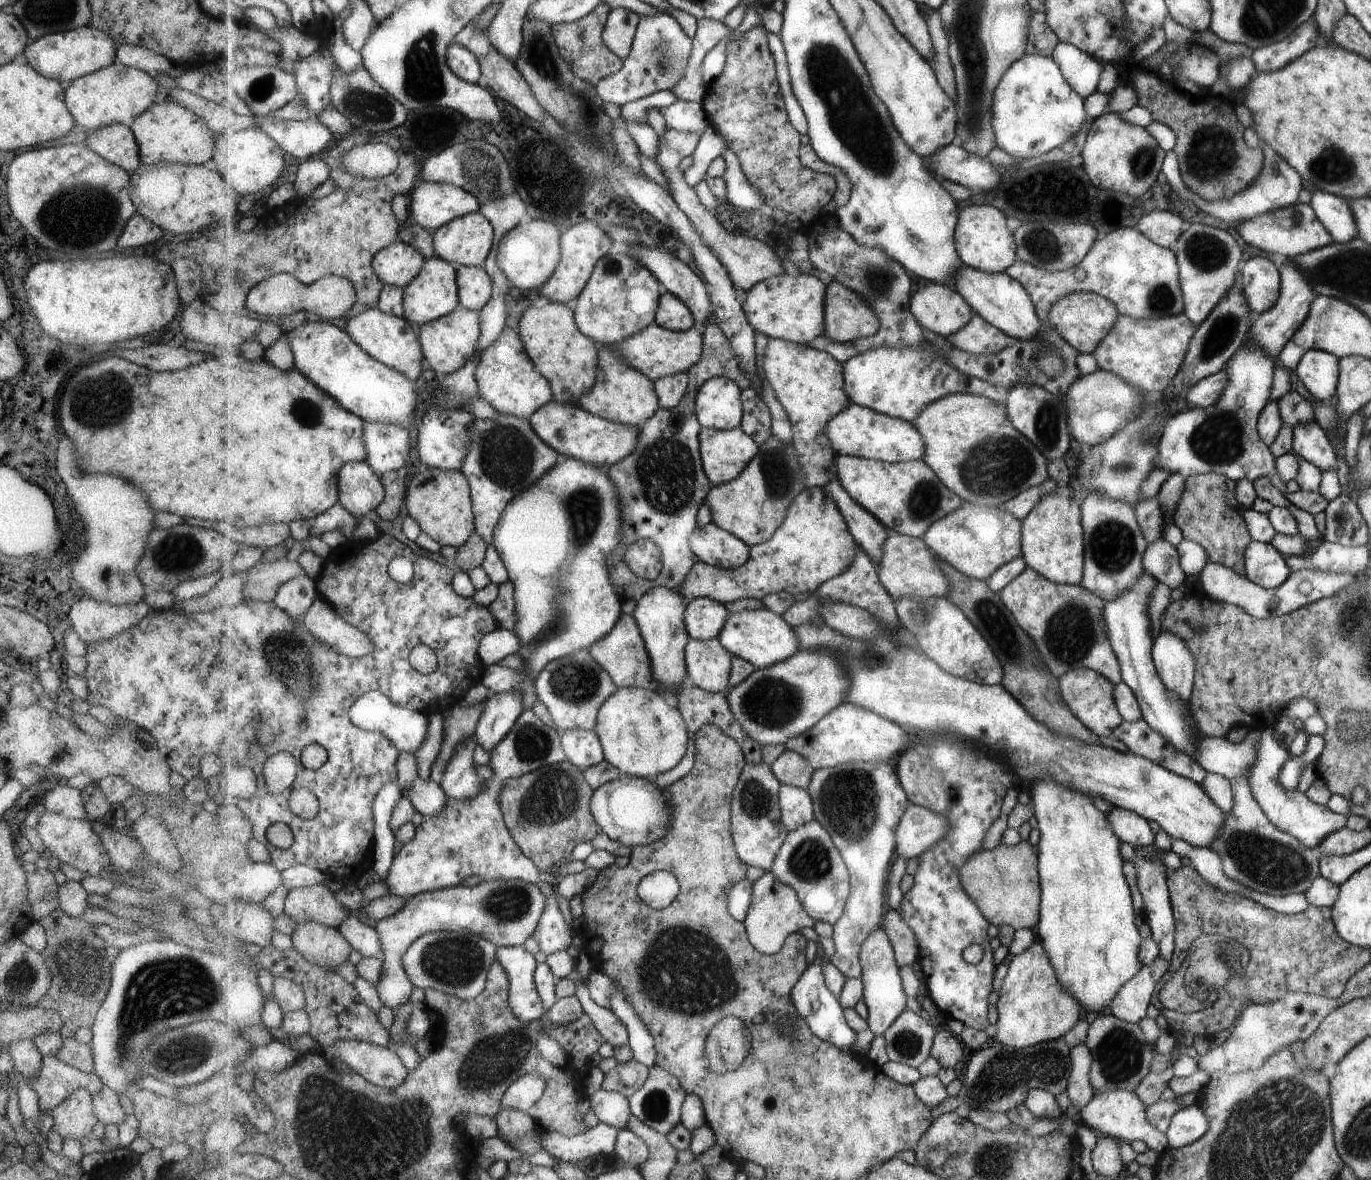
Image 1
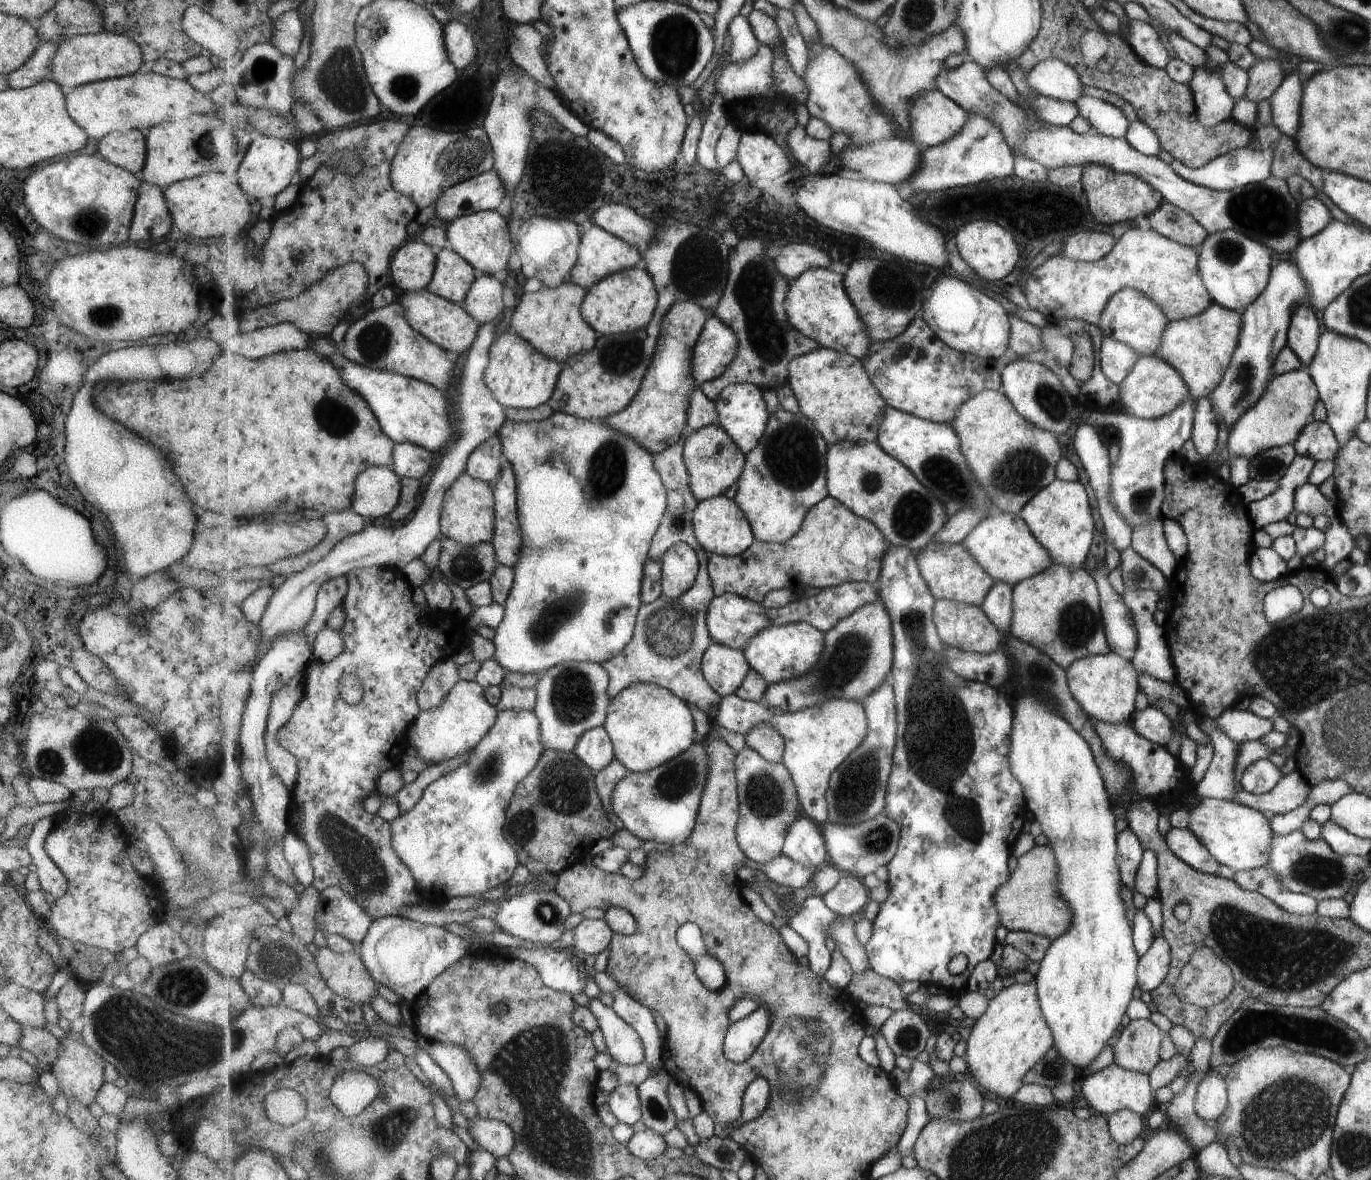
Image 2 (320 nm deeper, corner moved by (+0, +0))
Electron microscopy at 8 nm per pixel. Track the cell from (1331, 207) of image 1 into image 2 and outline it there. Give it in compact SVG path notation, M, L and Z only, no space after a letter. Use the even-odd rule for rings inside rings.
M1317 197L1300 200L1296 206L1298 240L1313 237L1331 222L1331 214Z

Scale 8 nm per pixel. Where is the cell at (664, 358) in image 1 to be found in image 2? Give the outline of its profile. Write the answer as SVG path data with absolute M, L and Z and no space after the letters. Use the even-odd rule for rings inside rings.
M718 316L709 317L695 345L692 363L697 386L718 379L735 360L738 334Z

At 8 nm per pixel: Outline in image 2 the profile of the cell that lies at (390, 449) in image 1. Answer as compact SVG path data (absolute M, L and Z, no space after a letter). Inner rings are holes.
M397 443L394 450L394 459L391 468L400 477L409 477L411 479L421 480L423 476L427 476L427 472L435 470L433 451L417 446L413 443Z

